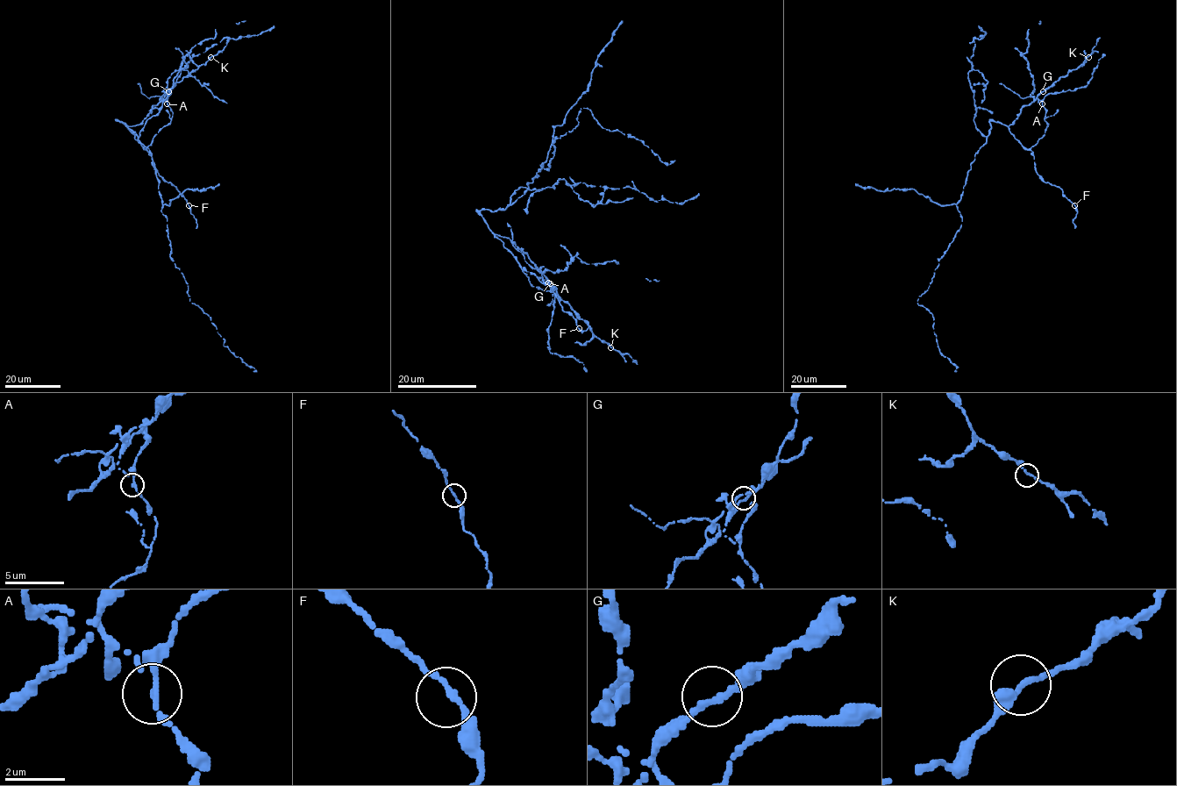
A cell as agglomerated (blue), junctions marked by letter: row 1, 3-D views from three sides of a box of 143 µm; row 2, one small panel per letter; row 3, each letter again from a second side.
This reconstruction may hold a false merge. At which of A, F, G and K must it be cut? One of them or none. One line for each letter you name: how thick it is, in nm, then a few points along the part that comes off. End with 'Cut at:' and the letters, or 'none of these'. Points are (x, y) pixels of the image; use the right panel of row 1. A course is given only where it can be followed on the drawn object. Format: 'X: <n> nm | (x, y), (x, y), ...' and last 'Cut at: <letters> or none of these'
A: 180 nm | (1042, 103), (1034, 96), (1022, 98), (999, 83)
Cut at: A

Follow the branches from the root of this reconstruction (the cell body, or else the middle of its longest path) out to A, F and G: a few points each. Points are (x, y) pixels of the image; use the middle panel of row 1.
A: (532, 181), (504, 210), (482, 209), (481, 215), (495, 234), (508, 237), (526, 253), (548, 282)
F: (532, 181), (504, 210), (482, 209), (481, 215), (518, 266), (553, 291), (579, 328)
G: (532, 181), (504, 210), (482, 209), (481, 215), (495, 234), (508, 237), (526, 253), (550, 283)

